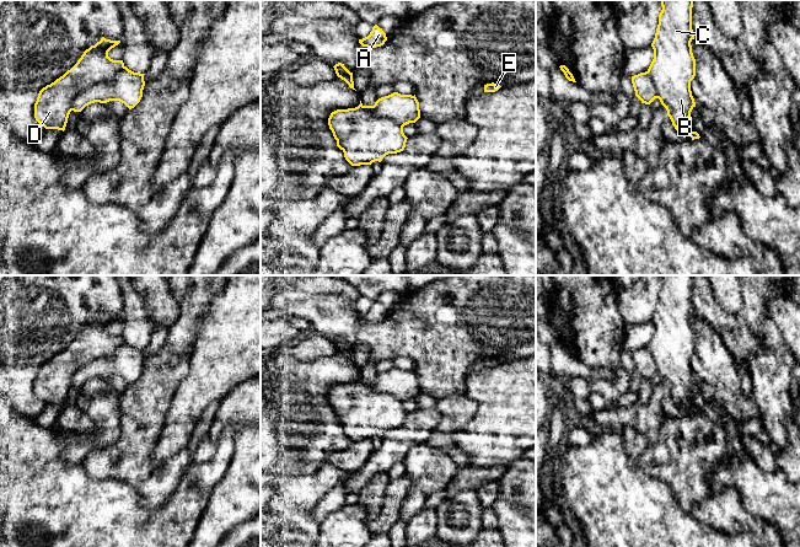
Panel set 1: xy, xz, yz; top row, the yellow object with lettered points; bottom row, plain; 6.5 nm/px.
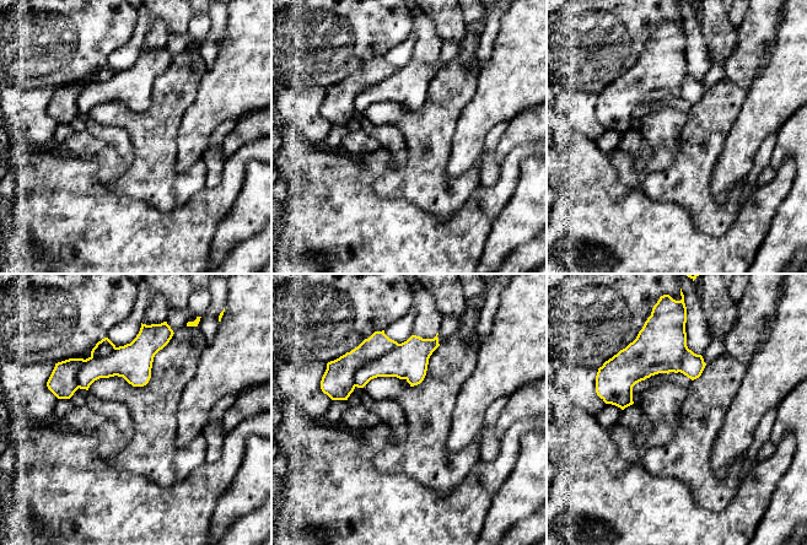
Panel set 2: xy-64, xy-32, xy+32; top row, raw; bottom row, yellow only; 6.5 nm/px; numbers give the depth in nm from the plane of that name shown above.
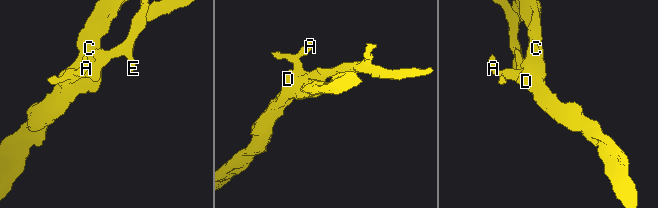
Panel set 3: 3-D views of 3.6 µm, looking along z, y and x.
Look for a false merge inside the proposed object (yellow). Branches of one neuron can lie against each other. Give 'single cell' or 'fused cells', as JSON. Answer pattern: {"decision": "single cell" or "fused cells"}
{"decision": "fused cells"}

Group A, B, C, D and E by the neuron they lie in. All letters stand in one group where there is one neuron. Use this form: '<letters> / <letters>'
A E / B C D

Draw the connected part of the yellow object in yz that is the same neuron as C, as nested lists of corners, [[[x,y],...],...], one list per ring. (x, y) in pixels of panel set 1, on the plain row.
[[[660,275],[662,285],[651,318],[654,334],[648,344],[657,374],[666,384],[675,404],[682,409],[696,382],[691,356],[696,352],[696,334],[691,317],[693,275]]]

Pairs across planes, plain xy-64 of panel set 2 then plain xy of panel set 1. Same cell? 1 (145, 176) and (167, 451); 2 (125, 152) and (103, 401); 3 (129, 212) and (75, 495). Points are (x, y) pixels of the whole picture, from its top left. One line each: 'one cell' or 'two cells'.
1: two cells
2: one cell
3: one cell

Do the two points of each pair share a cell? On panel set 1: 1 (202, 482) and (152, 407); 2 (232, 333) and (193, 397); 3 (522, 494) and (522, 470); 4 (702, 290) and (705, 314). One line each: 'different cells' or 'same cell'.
1: different cells
2: same cell
3: same cell
4: same cell

